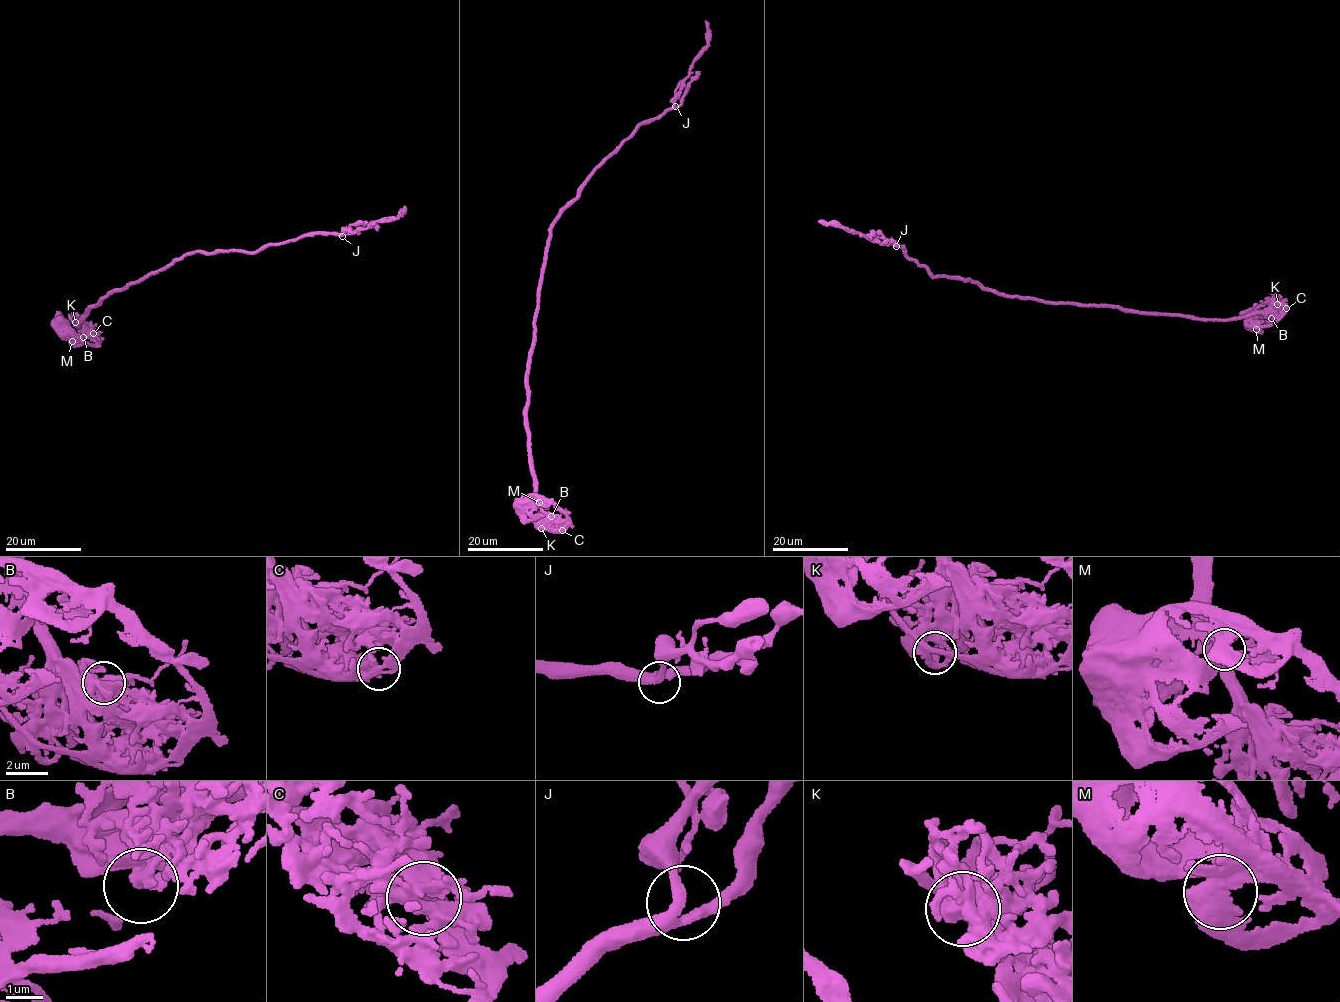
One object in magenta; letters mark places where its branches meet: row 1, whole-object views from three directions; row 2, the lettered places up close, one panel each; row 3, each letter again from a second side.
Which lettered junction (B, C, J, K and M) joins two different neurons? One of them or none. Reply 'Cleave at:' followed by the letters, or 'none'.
Cleave at: none

